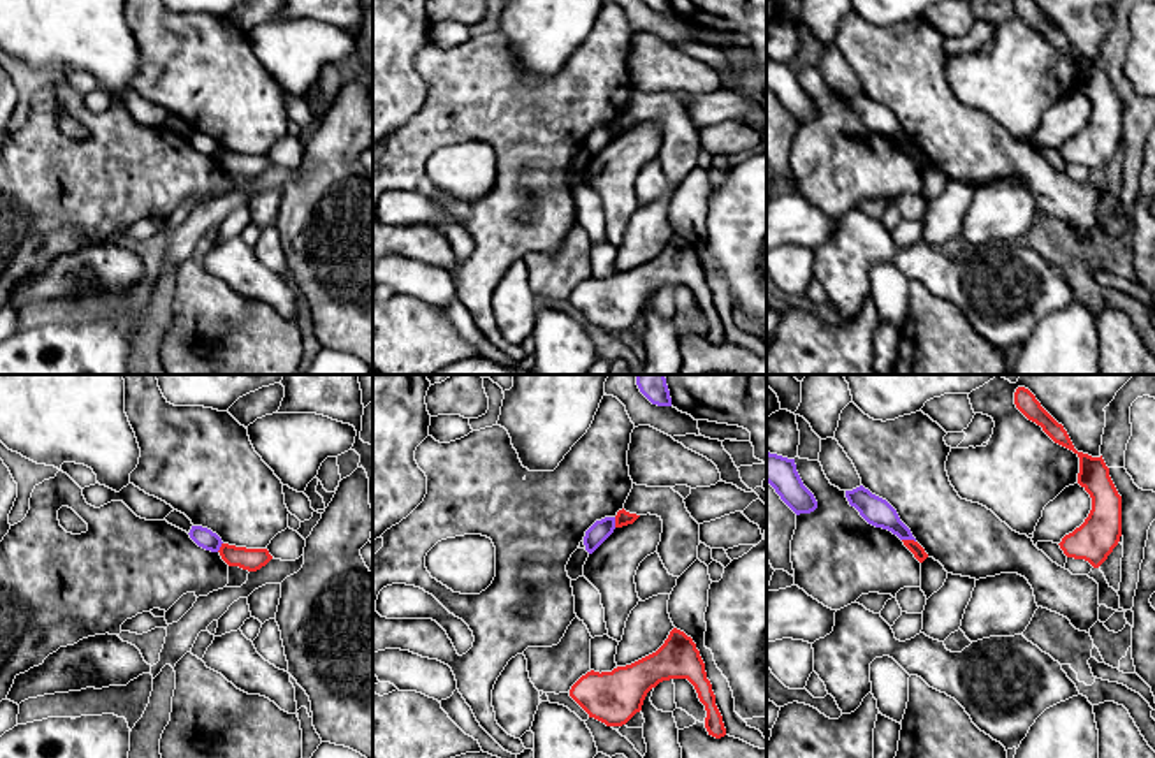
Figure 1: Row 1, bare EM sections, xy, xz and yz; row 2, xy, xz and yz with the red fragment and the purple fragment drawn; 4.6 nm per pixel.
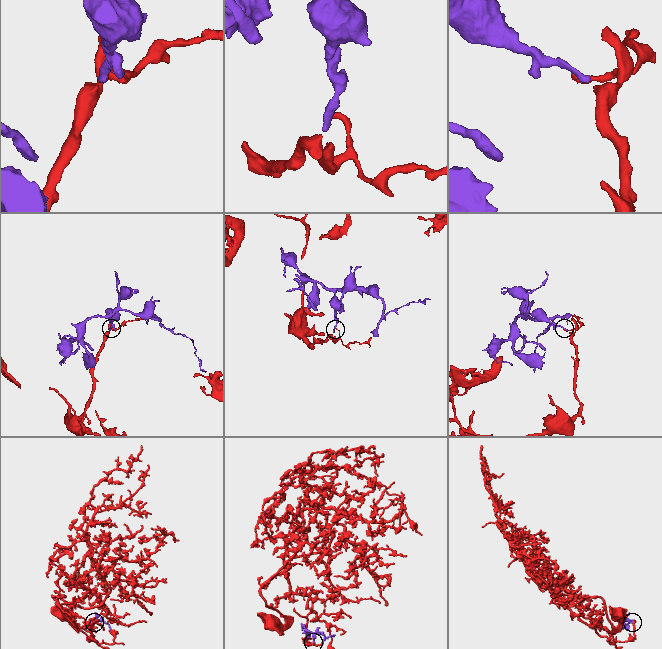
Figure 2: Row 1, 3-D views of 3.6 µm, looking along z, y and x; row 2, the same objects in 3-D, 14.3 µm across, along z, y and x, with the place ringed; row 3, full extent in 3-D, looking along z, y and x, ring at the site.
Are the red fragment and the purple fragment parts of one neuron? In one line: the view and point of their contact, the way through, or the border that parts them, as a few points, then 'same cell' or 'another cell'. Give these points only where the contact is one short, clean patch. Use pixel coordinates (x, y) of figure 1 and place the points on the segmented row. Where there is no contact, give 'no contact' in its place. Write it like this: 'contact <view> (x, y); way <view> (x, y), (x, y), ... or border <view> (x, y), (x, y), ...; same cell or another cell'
contact yz (909, 540); border yz (902, 539), (915, 542); another cell

